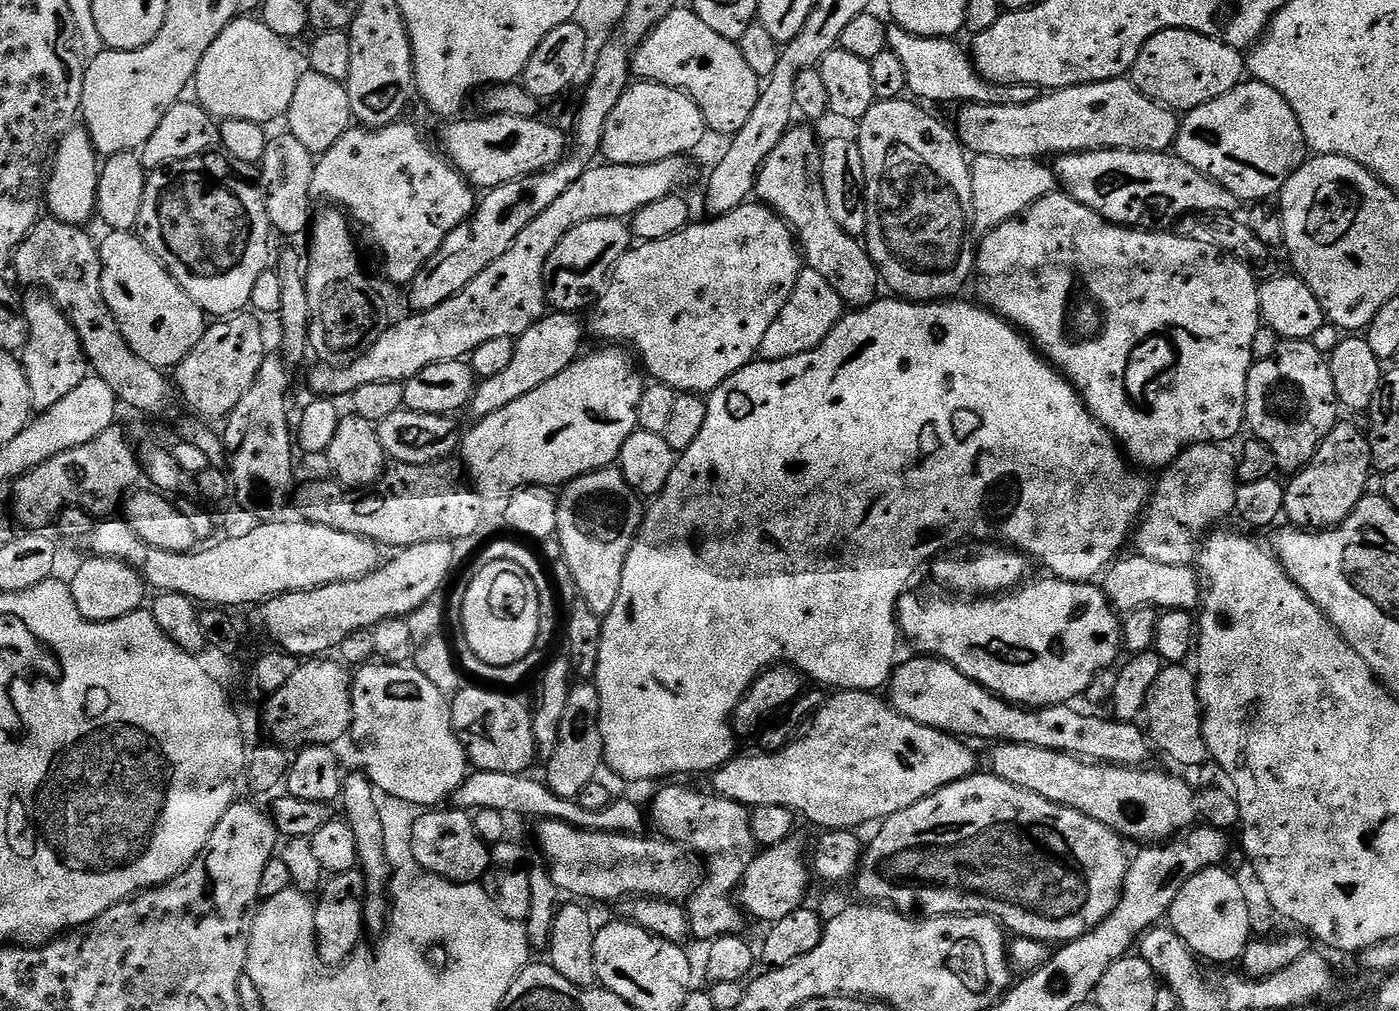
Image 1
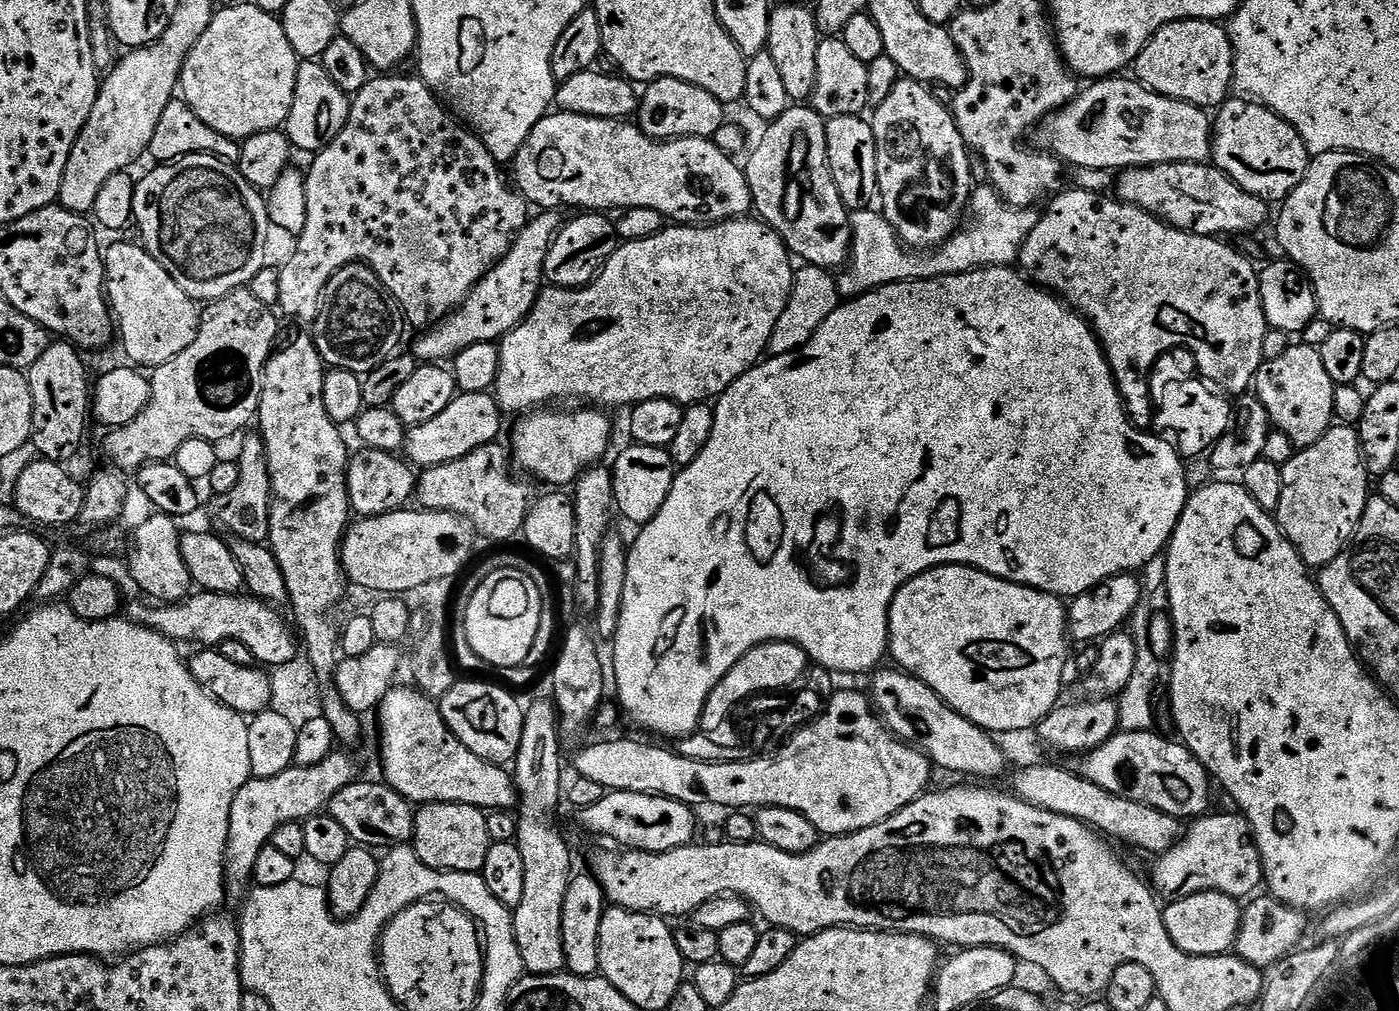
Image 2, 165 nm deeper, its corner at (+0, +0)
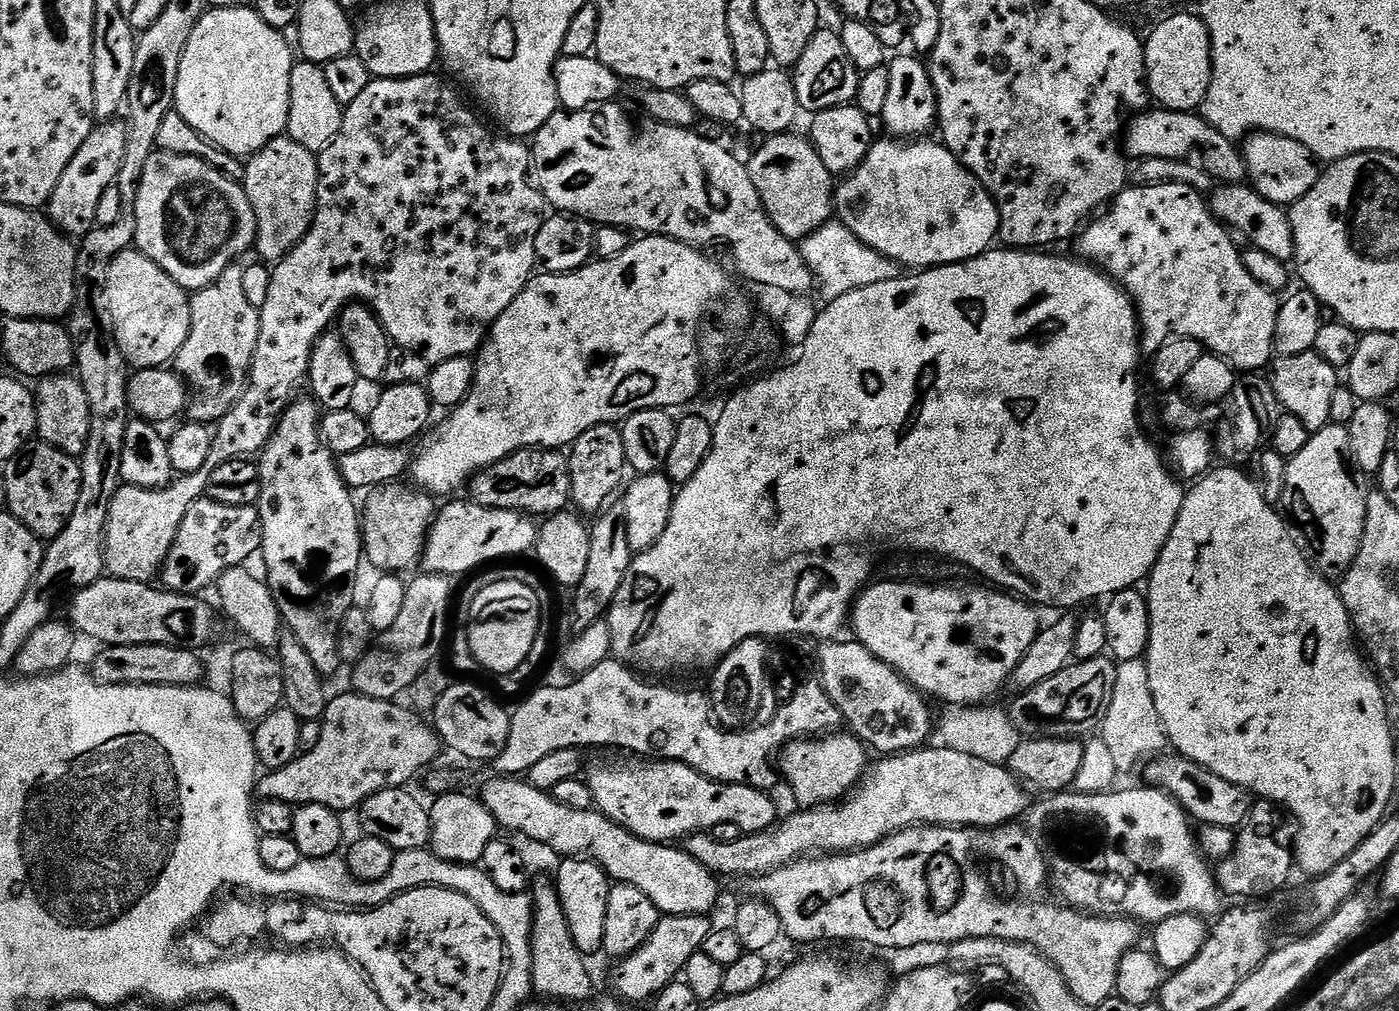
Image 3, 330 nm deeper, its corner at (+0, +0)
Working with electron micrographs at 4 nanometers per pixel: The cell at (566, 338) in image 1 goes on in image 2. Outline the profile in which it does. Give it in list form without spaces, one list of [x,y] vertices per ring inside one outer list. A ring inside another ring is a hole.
[[[460,392],[438,418],[415,425],[405,435],[403,455],[409,465],[420,470],[466,458],[466,454],[493,443],[499,437],[496,435],[500,432],[500,419],[500,406],[492,392]]]

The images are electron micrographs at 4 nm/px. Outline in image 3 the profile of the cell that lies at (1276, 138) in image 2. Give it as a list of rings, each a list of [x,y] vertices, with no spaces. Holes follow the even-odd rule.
[[[1256,130],[1243,141],[1242,151],[1251,187],[1270,202],[1291,206],[1316,185],[1318,161],[1306,146],[1302,146],[1302,142],[1294,142],[1294,138]]]

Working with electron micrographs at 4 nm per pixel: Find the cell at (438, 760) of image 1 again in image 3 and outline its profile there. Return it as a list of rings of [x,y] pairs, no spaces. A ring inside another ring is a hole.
[[[511,776],[495,779],[485,782],[482,799],[501,829],[509,828],[512,832],[521,832],[526,839],[533,840],[536,844],[545,844],[550,851],[557,852],[557,857],[593,860],[608,875],[609,881],[629,884],[642,890],[642,894],[646,894],[646,898],[650,898],[650,902],[654,902],[656,909],[663,915],[708,916],[711,913],[711,908],[720,896],[720,888],[716,885],[717,877],[683,847],[673,846],[671,843],[655,844],[652,840],[638,838],[621,824],[615,824],[610,818],[595,810],[570,810],[568,806],[559,804],[549,793],[529,784],[527,779]]]

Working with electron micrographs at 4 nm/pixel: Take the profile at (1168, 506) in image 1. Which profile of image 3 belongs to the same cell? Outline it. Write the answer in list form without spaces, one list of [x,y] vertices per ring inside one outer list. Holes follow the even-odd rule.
[[[1143,659],[1116,664],[1114,694],[1110,698],[1110,706],[1104,712],[1103,728],[1102,739],[1120,774],[1132,772],[1136,767],[1139,769],[1169,747],[1168,736],[1158,718],[1158,706],[1154,706],[1154,698],[1150,694],[1150,674]]]

